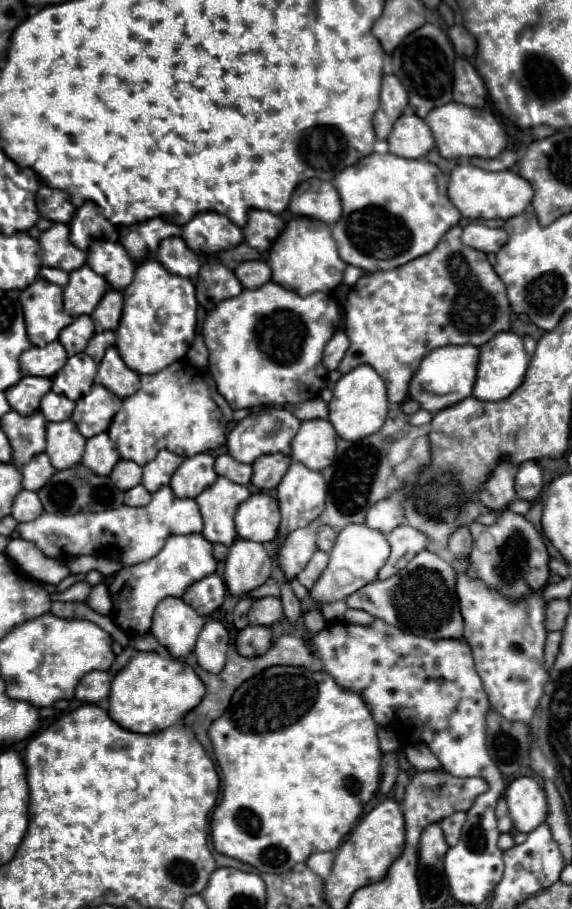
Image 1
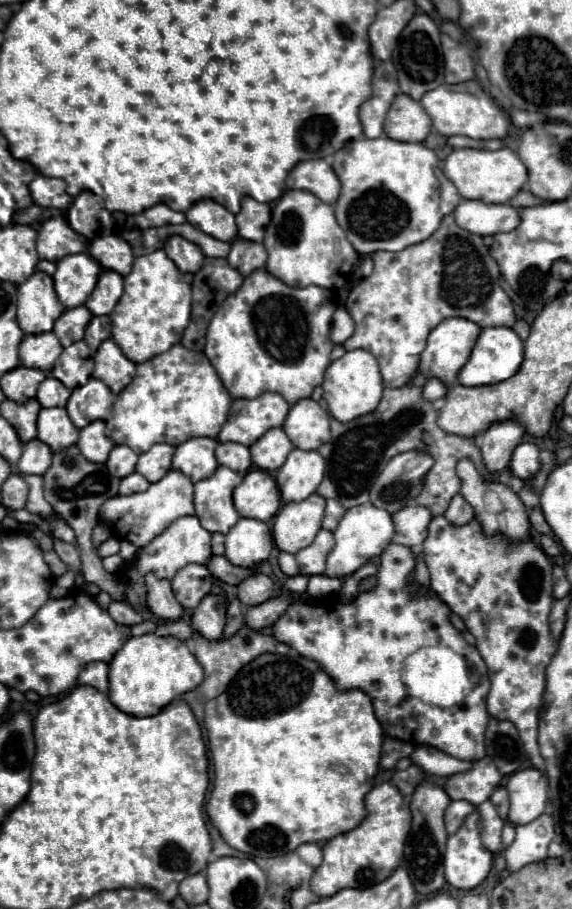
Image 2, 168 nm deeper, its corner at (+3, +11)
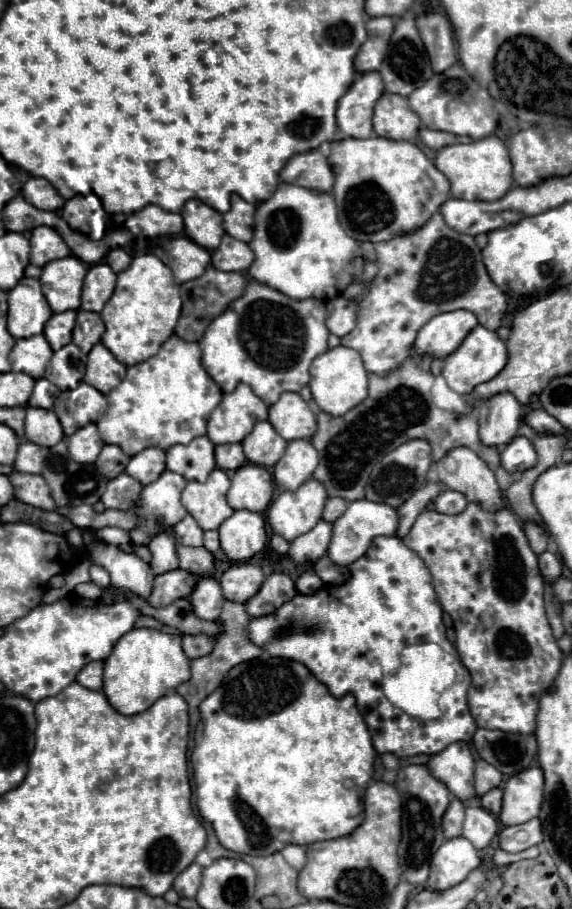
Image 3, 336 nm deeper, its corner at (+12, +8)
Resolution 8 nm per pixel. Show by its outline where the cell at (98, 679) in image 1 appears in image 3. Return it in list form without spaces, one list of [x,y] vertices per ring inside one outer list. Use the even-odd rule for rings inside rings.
[[[90,662],[80,672],[76,682],[90,690],[102,690],[102,662]]]

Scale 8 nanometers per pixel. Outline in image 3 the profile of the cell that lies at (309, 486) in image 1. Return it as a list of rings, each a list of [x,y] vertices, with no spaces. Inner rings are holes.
[[[292,440],[274,466],[274,480],[282,490],[298,490],[318,466],[318,452],[308,440]]]

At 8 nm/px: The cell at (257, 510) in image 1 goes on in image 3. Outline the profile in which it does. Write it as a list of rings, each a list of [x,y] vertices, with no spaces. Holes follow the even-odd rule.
[[[244,464],[232,476],[228,502],[234,510],[264,512],[272,500],[272,476],[264,466]]]

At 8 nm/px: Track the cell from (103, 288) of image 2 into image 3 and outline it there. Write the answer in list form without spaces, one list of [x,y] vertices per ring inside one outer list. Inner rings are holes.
[[[104,262],[94,264],[84,278],[80,308],[90,312],[100,312],[102,306],[110,300],[114,286],[116,286],[116,274],[110,270],[110,266]]]

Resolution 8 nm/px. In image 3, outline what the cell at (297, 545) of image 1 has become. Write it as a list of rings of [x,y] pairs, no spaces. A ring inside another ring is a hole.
[[[304,482],[296,492],[282,492],[268,508],[268,524],[274,534],[292,542],[310,532],[322,518],[326,488],[316,482]]]

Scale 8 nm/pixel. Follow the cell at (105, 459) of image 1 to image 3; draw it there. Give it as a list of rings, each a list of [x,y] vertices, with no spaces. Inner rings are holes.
[[[88,424],[80,430],[76,430],[70,438],[68,438],[68,452],[76,462],[82,464],[92,464],[96,462],[100,450],[102,450],[104,442],[98,436],[96,424]]]

